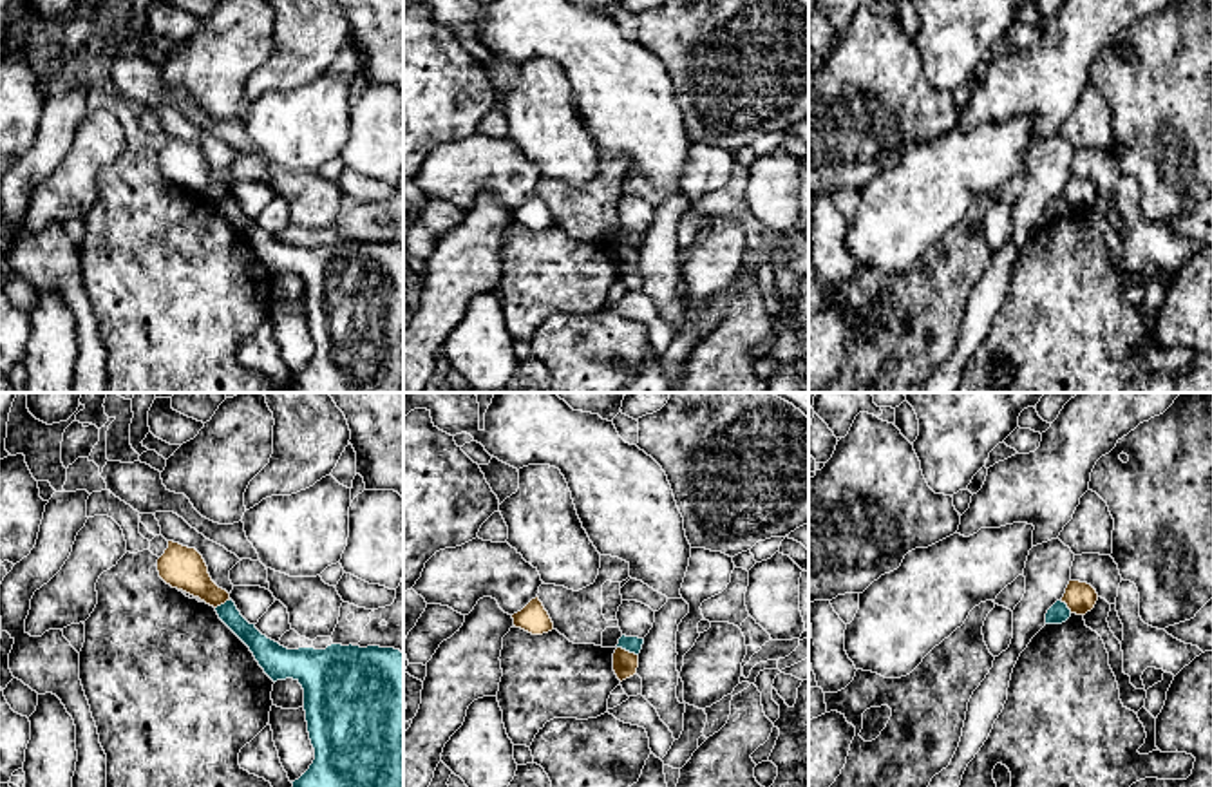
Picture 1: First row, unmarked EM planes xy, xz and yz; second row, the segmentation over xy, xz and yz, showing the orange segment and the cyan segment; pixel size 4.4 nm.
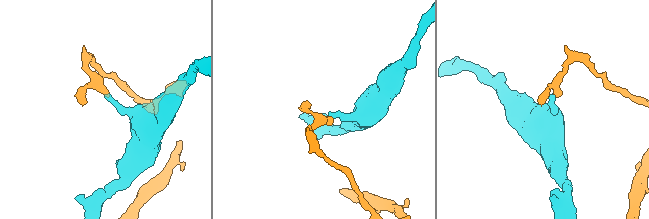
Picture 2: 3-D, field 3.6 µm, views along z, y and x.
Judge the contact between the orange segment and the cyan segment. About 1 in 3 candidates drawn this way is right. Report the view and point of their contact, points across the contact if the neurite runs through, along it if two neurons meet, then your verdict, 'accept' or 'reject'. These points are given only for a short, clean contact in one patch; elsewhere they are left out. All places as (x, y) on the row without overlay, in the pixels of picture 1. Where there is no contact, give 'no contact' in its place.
contact xz (628, 246); border xz (617, 241), (637, 250); reject

